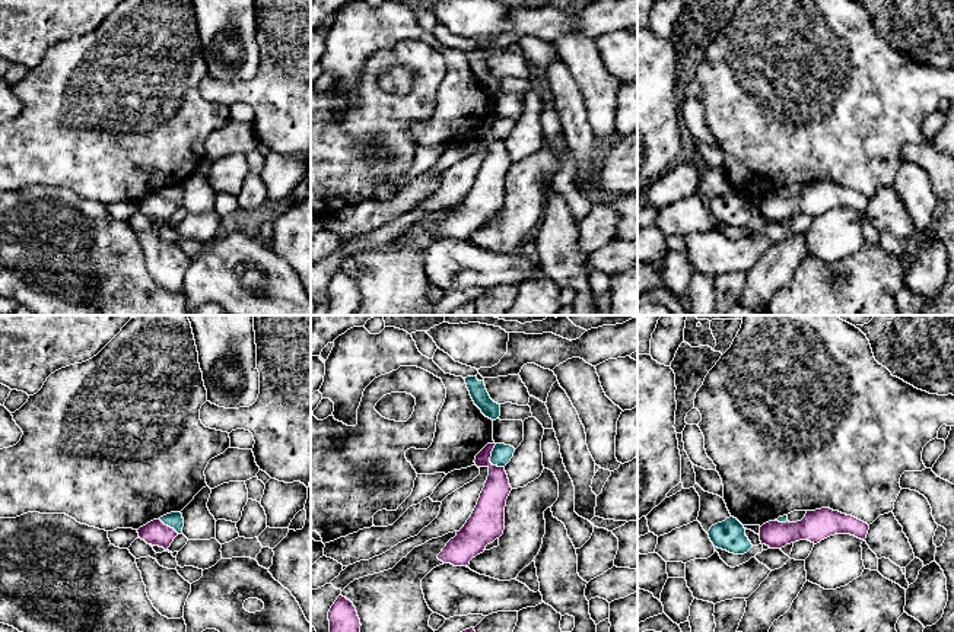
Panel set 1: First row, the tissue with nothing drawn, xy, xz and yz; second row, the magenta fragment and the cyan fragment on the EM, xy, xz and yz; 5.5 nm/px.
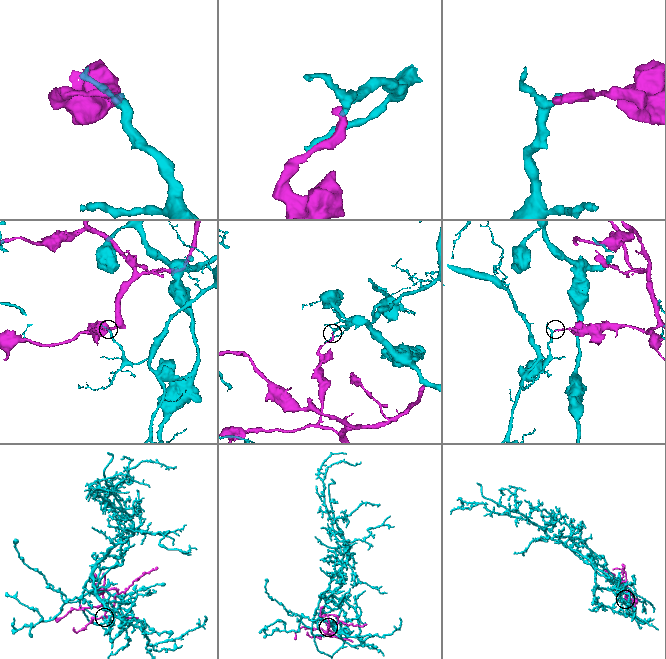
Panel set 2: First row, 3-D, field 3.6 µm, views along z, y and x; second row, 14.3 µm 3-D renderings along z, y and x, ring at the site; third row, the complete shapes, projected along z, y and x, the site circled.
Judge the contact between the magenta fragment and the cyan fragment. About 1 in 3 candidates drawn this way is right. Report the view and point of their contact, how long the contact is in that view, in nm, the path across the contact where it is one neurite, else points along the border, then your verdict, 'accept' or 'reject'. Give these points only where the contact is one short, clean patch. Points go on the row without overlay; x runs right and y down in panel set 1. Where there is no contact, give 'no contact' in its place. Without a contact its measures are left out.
contact xz (489, 133); length 140 nm; border xz (496, 117), (490, 135), (503, 140); reject

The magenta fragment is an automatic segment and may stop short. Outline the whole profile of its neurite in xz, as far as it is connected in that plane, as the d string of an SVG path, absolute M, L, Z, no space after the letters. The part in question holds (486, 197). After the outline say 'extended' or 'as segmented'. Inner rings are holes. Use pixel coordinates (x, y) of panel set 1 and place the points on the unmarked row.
M487 117L476 128L476 139L487 140L489 149L471 190L438 228L443 236L468 241L473 231L483 226L487 217L503 207L505 180L512 161L505 140L490 136L495 118Z; as segmented

